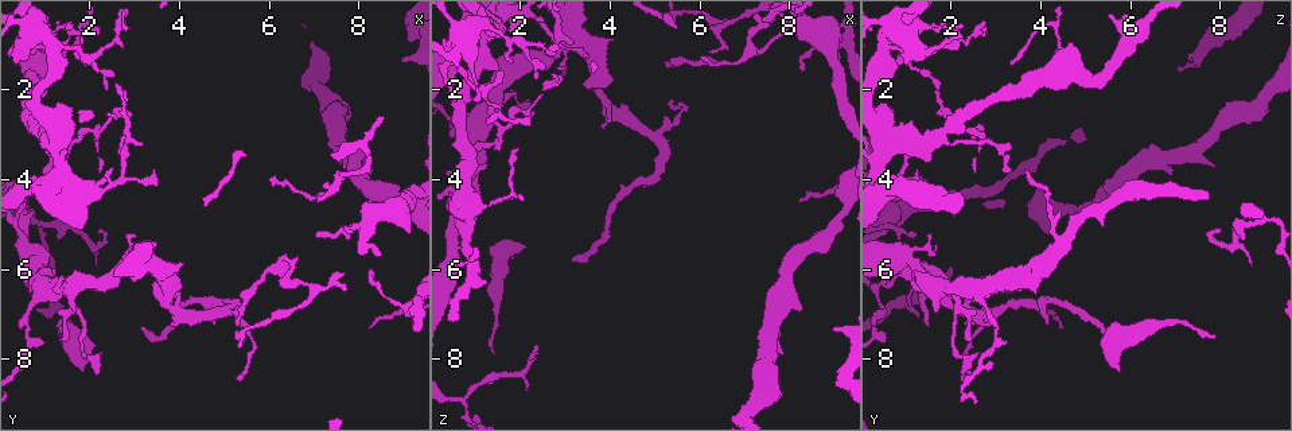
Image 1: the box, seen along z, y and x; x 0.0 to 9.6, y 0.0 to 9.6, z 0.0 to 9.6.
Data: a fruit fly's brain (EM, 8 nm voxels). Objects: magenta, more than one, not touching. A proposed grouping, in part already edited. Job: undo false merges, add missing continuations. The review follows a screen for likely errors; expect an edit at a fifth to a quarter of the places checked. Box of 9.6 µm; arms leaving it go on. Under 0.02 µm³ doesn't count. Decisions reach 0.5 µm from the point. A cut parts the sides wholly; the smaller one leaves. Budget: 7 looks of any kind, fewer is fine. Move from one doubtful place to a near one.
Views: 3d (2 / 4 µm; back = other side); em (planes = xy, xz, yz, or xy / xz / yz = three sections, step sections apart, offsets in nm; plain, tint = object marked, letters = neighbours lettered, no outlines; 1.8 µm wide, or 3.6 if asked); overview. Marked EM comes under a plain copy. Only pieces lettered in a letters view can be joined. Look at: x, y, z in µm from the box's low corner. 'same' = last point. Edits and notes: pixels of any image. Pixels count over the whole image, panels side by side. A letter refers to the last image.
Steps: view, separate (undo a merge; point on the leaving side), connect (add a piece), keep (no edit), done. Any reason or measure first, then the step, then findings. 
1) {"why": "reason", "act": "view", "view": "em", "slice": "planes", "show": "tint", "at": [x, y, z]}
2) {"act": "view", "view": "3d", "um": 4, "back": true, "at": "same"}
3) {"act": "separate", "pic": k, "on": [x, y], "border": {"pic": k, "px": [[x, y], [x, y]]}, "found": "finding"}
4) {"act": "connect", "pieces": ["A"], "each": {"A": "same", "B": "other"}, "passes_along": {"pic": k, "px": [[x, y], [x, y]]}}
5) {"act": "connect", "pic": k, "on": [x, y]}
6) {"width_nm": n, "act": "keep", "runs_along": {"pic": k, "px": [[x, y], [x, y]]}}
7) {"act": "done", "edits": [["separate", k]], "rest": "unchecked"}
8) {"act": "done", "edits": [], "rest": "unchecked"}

{"why": "free end", "act": "view", "view": "em", "slice": "xz", "step": 4, "show": "letters", "at": [1.45, 7.50, 2.50]}

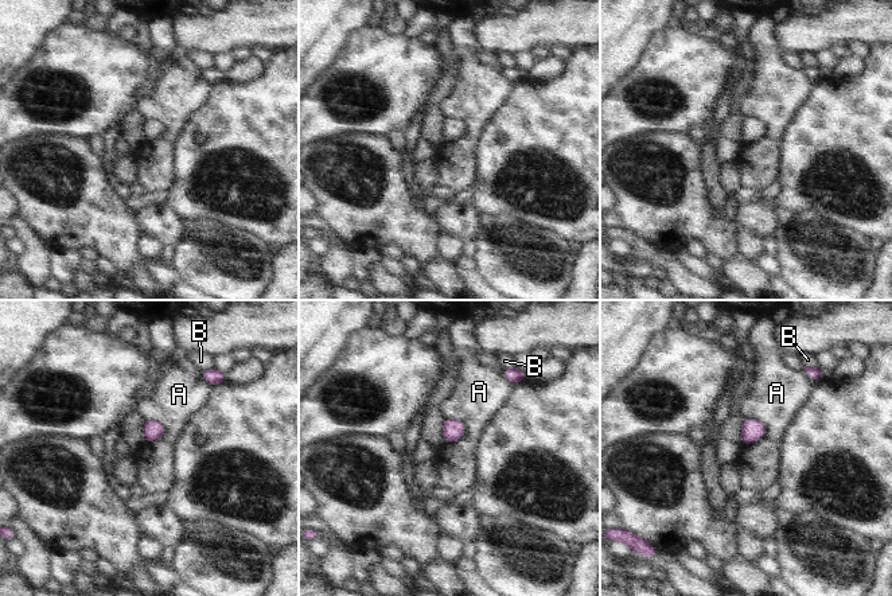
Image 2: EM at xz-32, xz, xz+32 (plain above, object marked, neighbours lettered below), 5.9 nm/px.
{"width_nm": 110, "act": "keep", "each": {"A": "other", "B": "other"}, "border": {"pic": 2, "px": [[762, 421], [766, 431], [743, 445]]}, "found": "no lettered piece goes on from it"}

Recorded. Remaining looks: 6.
{"why": "tapers out", "act": "view", "view": "3d", "um": 4, "at": [1.40, 7.50, 7.95]}

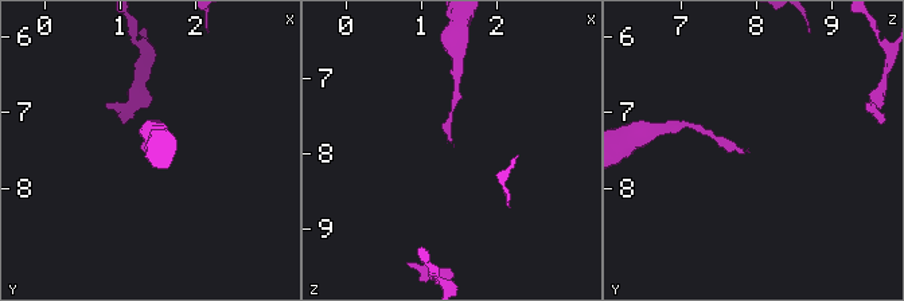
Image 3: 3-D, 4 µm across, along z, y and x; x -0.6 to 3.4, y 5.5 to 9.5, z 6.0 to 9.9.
{"act": "view", "view": "em", "um": 3.6, "slice": "yz", "step": 4, "show": "tint", "at": "same"}

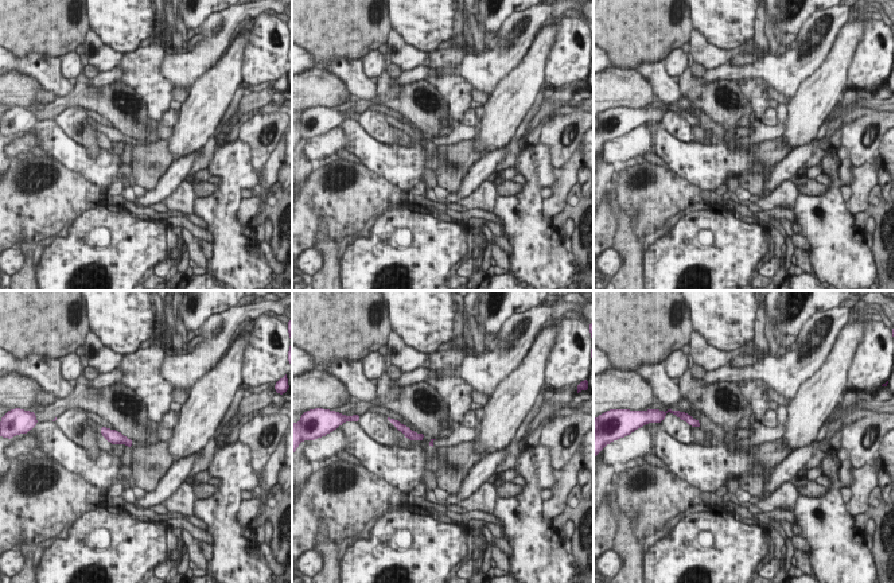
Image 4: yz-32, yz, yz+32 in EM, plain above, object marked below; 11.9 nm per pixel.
{"why": "cut it another way", "act": "view", "view": "em", "um": 3.6, "slice": "planes", "show": "letters", "at": "same"}

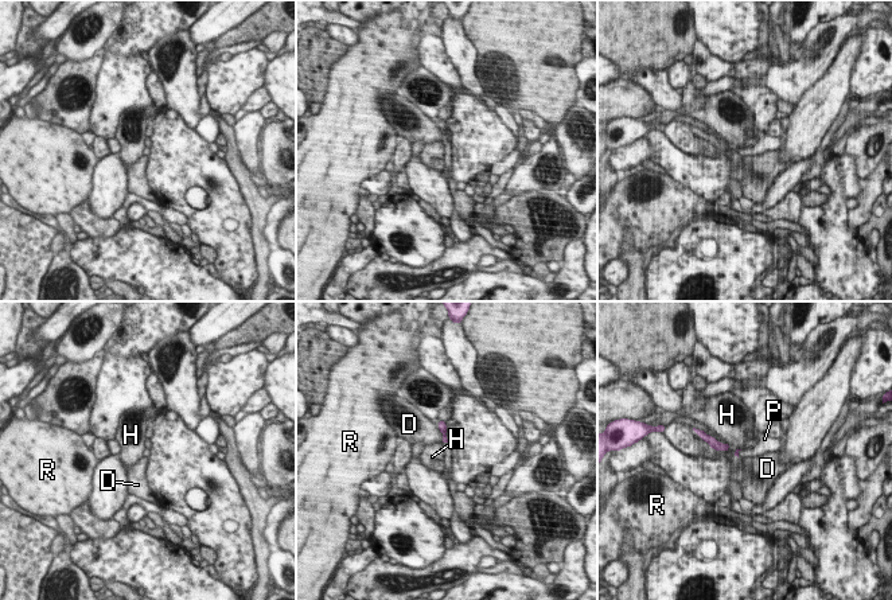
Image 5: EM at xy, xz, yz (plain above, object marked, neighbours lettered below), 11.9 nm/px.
{"act": "connect", "pieces": ["P"], "each": {"D": "other", "H": "other", "P": "same", "R": "other"}, "found": "it goes on there"}

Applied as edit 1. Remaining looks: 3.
{"why": "redraw", "act": "view", "view": "overview"}

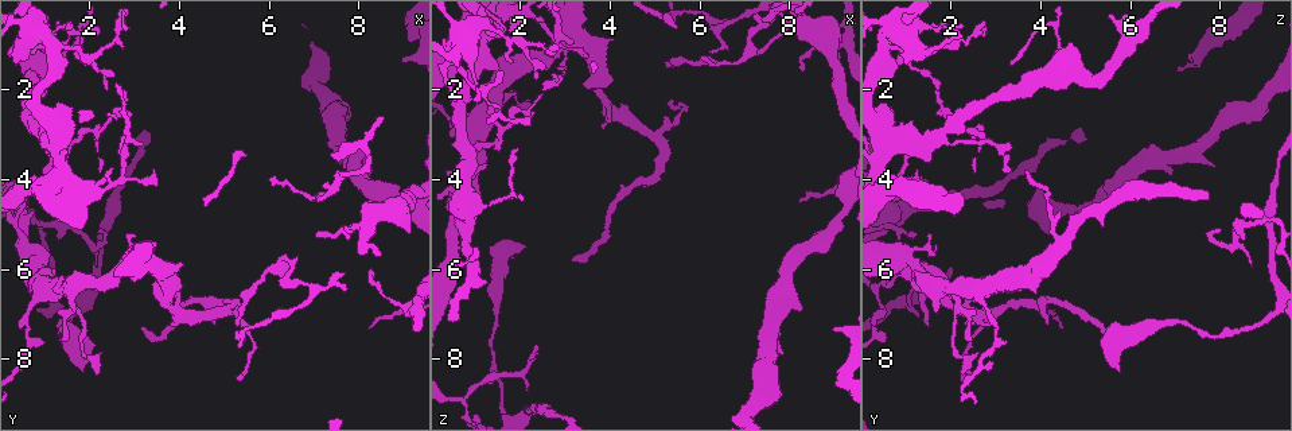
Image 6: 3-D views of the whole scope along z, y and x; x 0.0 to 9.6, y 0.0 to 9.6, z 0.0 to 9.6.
{"why": "an open end", "act": "view", "view": "em", "slice": "planes", "show": "letters", "at": [1.95, 8.25, 5.75]}

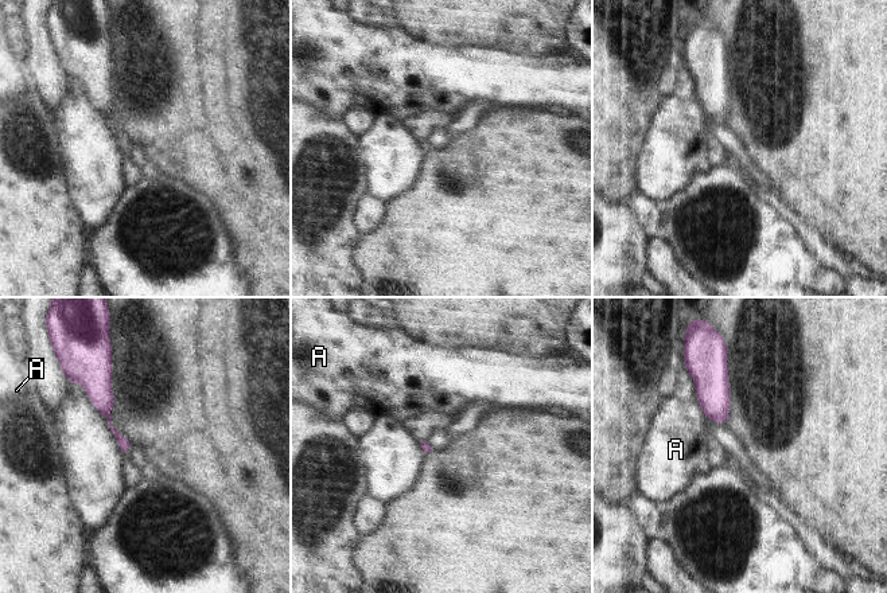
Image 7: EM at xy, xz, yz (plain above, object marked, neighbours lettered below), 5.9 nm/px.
{"act": "keep", "each": {"A": "other"}, "border": {"pic": 7, "px": [[695, 398], [705, 418]]}, "found": "none of them fits"}

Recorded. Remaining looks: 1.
{"act": "done", "edits": [["connect", 5]], "rest": "unchecked"}

